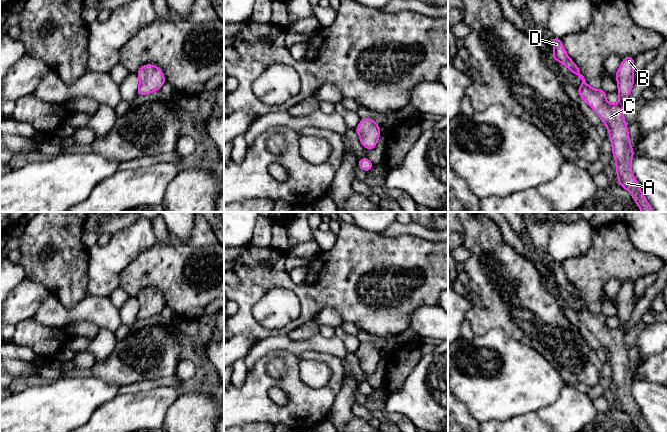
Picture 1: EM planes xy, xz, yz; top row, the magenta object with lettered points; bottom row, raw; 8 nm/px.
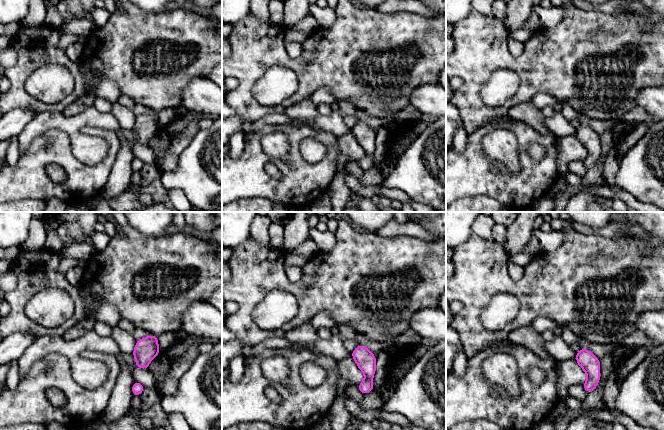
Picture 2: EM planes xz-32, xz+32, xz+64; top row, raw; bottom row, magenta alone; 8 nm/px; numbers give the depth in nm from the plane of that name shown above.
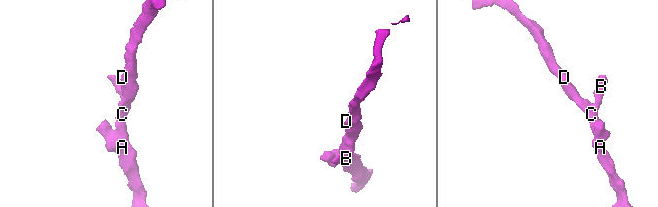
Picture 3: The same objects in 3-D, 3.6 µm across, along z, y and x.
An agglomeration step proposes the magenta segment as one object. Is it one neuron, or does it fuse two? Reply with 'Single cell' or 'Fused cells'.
Single cell

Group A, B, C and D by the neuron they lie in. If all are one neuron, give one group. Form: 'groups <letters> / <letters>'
groups A B C D

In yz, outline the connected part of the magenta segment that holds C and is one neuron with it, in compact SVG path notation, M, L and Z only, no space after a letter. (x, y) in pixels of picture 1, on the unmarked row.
M552 261L554 278L551 282L558 284L572 297L582 304L582 310L577 312L580 321L597 337L604 349L608 352L609 363L612 368L612 377L616 385L616 396L619 409L628 414L639 432L652 432L643 419L639 407L633 400L631 385L634 375L631 371L627 348L624 344L624 328L634 308L634 286L635 283L627 280L616 295L618 308L618 328L609 328L606 324L606 316L601 313L591 312L578 290L567 279L561 263Z

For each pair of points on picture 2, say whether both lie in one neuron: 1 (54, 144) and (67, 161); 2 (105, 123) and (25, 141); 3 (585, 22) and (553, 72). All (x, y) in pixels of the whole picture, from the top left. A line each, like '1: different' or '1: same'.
1: same
2: same
3: same

